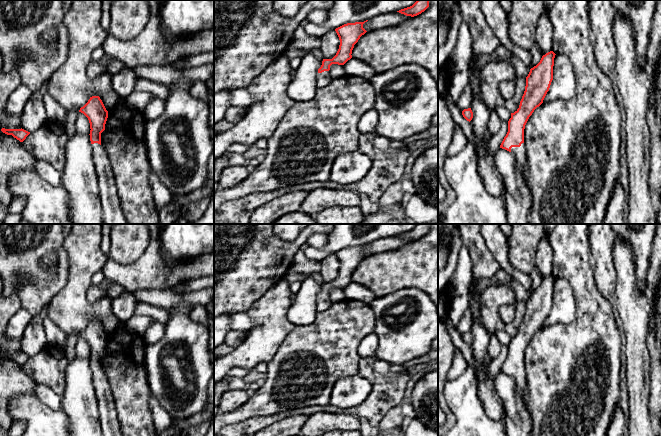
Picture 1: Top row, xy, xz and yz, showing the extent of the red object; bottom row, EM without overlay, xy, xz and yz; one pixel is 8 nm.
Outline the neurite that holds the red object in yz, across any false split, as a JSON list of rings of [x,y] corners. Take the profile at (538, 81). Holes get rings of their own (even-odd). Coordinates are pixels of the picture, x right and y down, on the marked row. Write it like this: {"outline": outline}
{"outline": [[[553,51],[546,53],[540,62],[530,69],[519,108],[511,113],[511,118],[508,121],[508,132],[500,145],[500,148],[515,155],[515,167],[524,175],[527,175],[528,170],[524,143],[525,125],[534,110],[543,103],[549,91],[553,80],[555,55]]]}

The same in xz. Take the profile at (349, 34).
{"outline": [[[367,21],[347,23],[335,29],[340,40],[339,49],[332,59],[323,59],[322,65],[318,69],[317,88],[325,87],[332,82],[333,79],[329,71],[332,64],[344,65],[352,58],[354,45],[367,32],[363,28],[363,24]]]}

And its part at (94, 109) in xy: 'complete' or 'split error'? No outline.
split error

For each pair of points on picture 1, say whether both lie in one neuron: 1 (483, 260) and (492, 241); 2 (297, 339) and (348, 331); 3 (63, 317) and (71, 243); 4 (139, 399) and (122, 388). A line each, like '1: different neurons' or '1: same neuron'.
1: different neurons
2: same neuron
3: same neuron
4: same neuron

